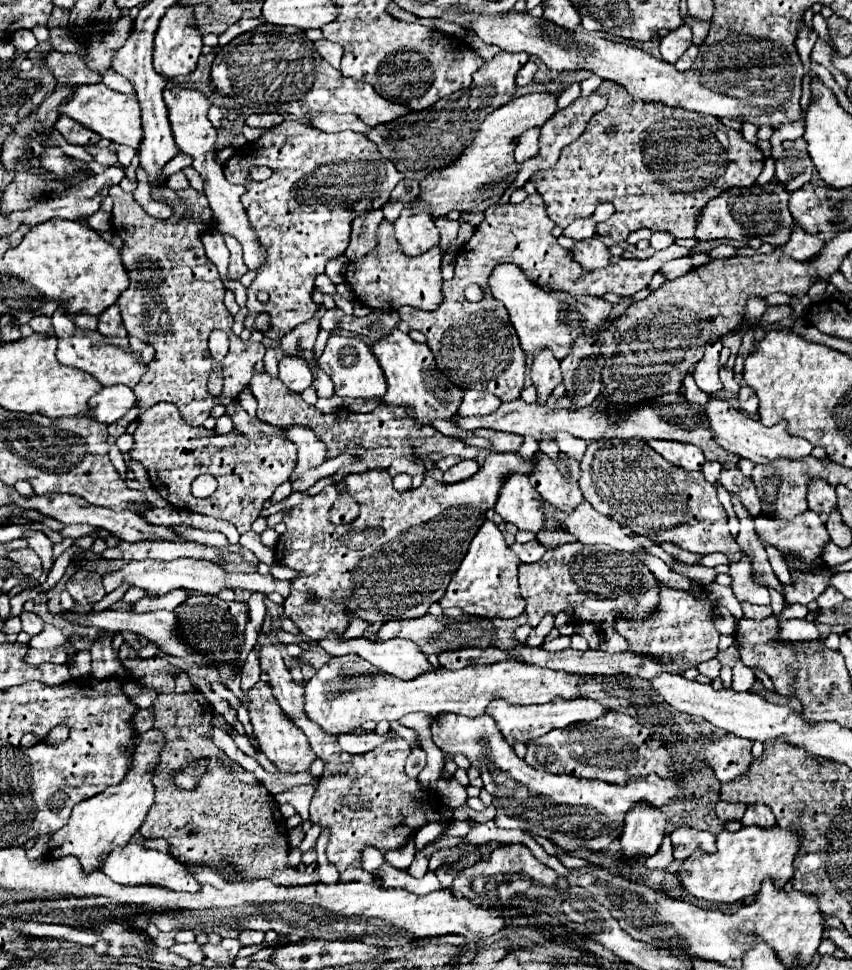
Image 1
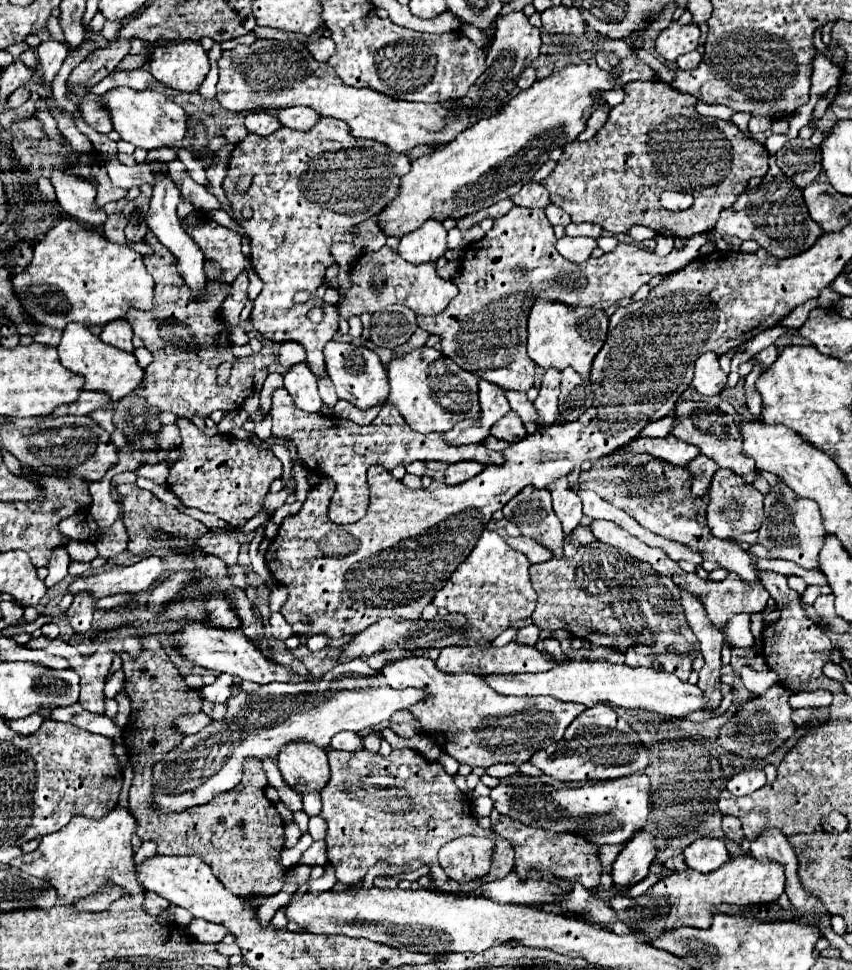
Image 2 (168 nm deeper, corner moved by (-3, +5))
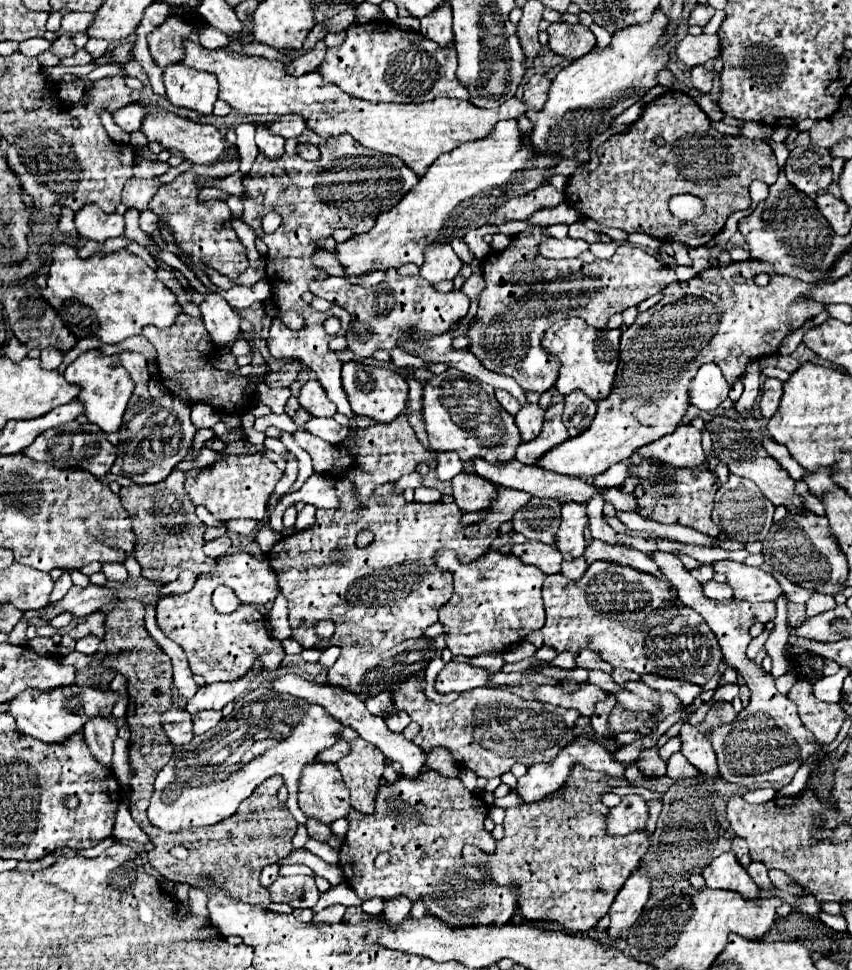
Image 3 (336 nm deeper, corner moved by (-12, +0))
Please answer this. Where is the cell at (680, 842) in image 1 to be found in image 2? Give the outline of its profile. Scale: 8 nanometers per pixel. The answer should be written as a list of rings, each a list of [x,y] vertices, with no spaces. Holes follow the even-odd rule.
[[[700,837],[684,849],[686,865],[700,873],[718,869],[722,863],[728,861],[728,857],[730,853],[724,845],[724,839],[714,839],[714,837]]]

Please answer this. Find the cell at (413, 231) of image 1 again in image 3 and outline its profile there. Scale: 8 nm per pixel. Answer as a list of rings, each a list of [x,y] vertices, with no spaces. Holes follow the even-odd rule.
[[[435,244],[425,250],[425,264],[421,266],[421,276],[429,282],[453,280],[463,262],[457,258],[449,244]]]

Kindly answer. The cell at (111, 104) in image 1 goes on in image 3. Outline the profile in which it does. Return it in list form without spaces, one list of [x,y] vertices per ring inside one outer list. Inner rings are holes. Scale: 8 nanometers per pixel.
[[[151,108],[147,118],[143,120],[141,132],[147,134],[149,142],[151,140],[159,140],[163,148],[167,150],[179,150],[181,154],[185,154],[185,160],[193,162],[193,164],[215,164],[219,160],[223,160],[225,156],[237,156],[237,146],[231,146],[229,142],[225,142],[219,134],[219,130],[213,124],[199,124],[199,122],[191,122],[187,118],[175,116],[165,112],[163,108]]]

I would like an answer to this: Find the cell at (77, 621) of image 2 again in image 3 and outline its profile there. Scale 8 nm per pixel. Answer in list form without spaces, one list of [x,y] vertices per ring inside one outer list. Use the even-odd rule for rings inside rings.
[[[85,636],[75,646],[75,650],[81,654],[95,654],[97,648],[99,648],[99,638],[95,638],[95,636]]]

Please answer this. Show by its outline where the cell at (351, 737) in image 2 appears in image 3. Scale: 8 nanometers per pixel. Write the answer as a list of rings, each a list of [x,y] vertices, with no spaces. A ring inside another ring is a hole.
[[[337,740],[337,744],[325,748],[325,752],[321,752],[321,756],[317,756],[317,760],[323,764],[337,764],[347,754],[349,754],[349,742]]]

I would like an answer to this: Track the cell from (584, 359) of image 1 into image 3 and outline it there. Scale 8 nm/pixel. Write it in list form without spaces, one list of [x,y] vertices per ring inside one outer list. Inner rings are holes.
[[[581,390],[565,396],[563,424],[569,432],[569,436],[573,438],[573,436],[579,436],[581,432],[585,432],[585,428],[589,428],[589,424],[593,422],[595,412],[597,412],[597,402],[587,398],[585,394],[581,394]]]

